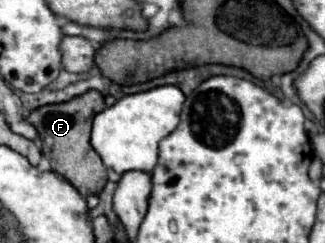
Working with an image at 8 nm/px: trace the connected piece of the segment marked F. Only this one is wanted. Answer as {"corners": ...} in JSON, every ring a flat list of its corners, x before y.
{"corners":[[89,90,81,96,75,96,69,102,41,106,33,110,27,118,39,130,43,154,51,160,53,170,63,174,63,178,67,178,83,196,101,192,107,182,107,168,103,166,99,154,89,144,93,114,101,112,103,108,105,108,103,94,99,94,97,90]]}

